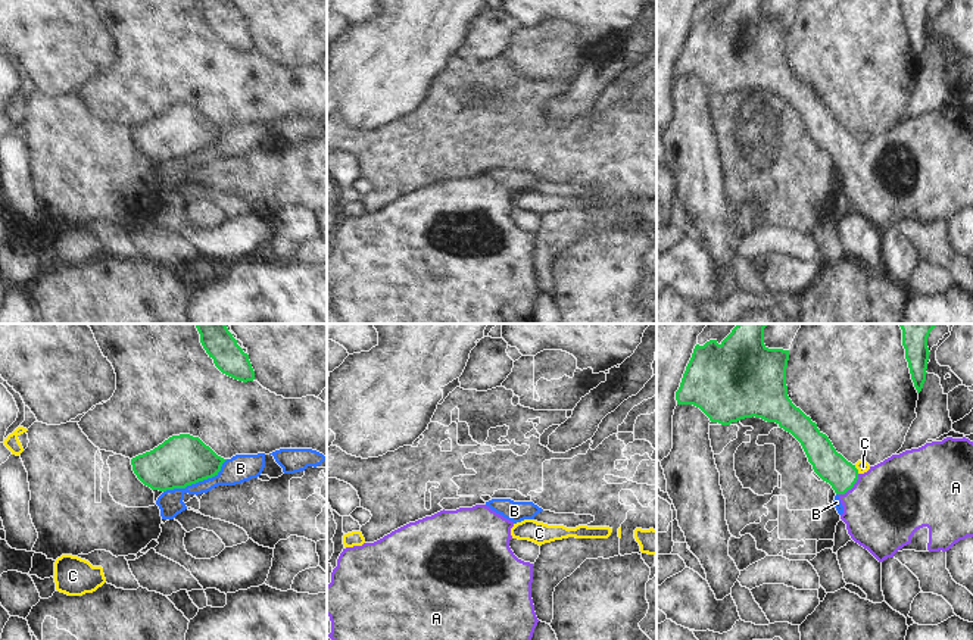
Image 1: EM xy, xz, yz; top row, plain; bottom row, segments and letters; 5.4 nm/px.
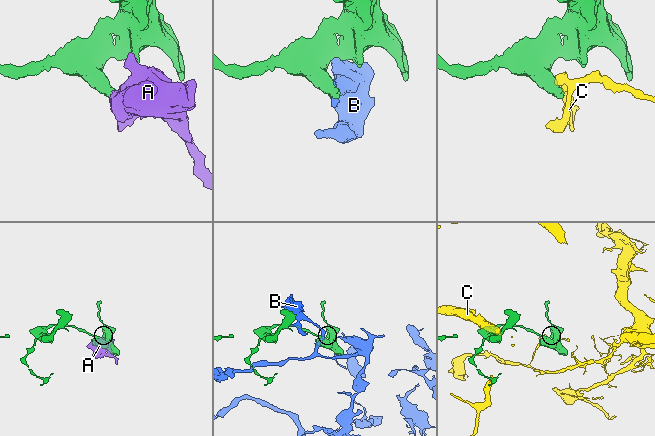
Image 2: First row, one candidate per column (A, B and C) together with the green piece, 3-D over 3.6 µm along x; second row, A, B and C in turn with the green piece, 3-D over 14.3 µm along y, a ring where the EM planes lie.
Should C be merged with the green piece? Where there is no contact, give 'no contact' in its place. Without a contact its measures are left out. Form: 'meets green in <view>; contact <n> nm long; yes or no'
meets green in yz; contact 50 nm long; no

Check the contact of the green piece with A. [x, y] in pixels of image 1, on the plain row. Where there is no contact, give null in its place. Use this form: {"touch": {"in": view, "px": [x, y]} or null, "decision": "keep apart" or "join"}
{"touch": {"in": "yz", "px": [851, 158]}, "decision": "join"}

